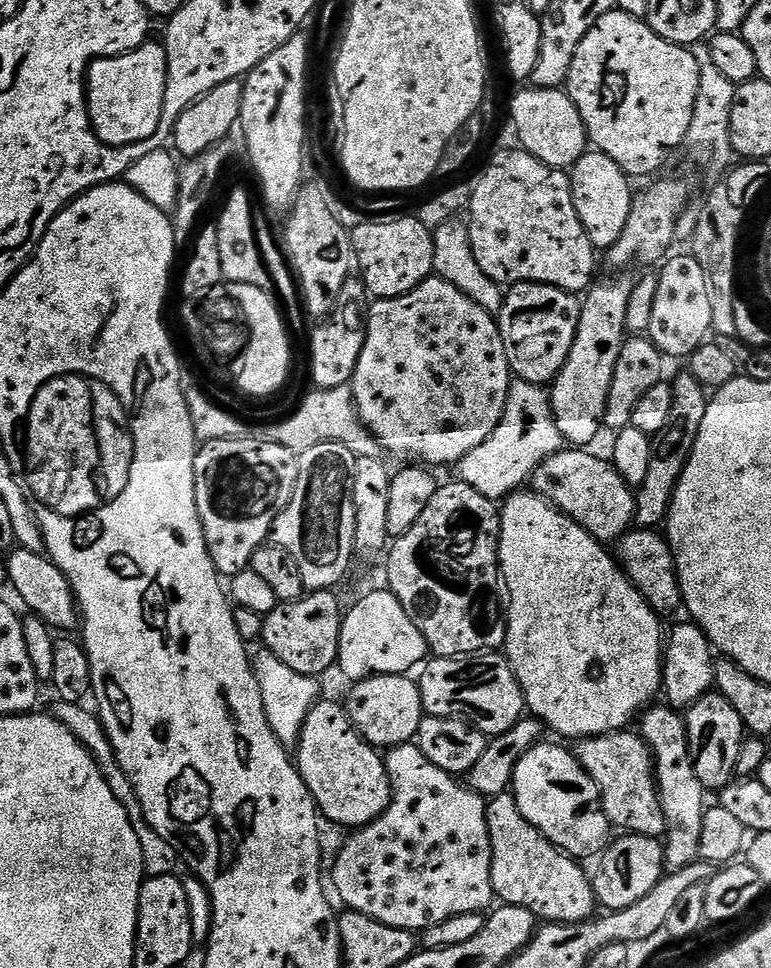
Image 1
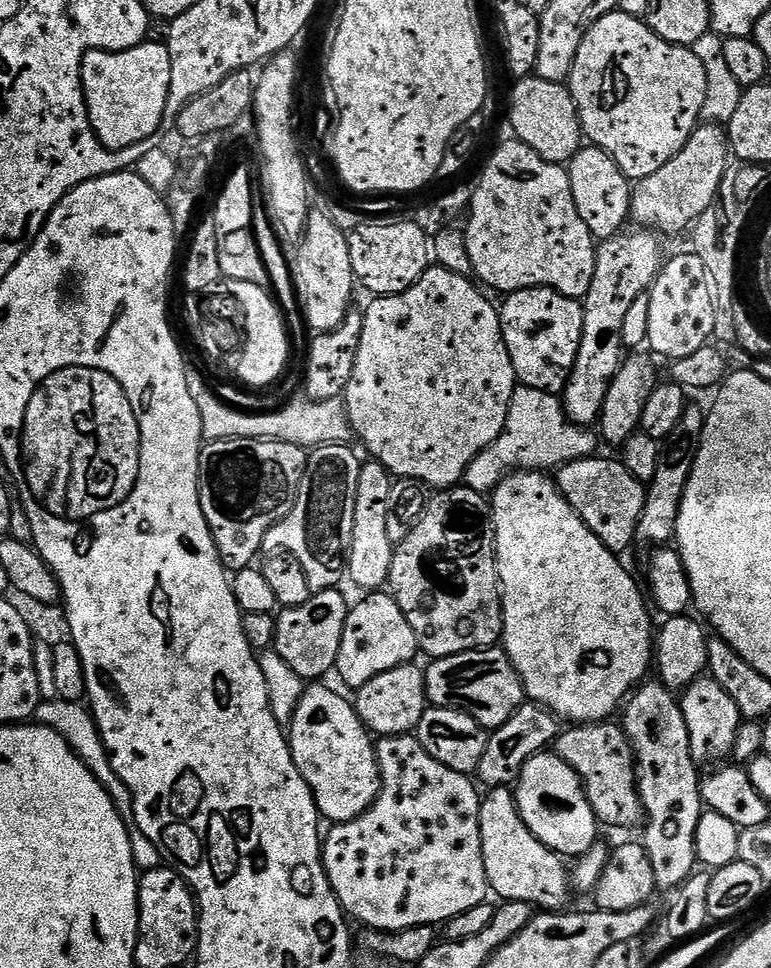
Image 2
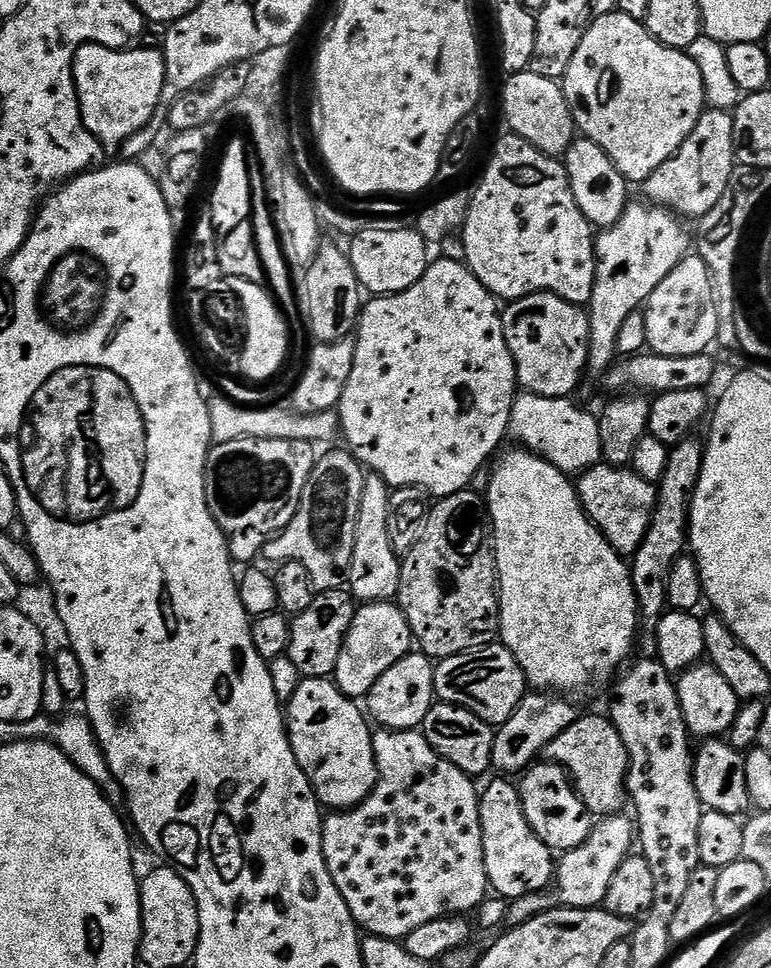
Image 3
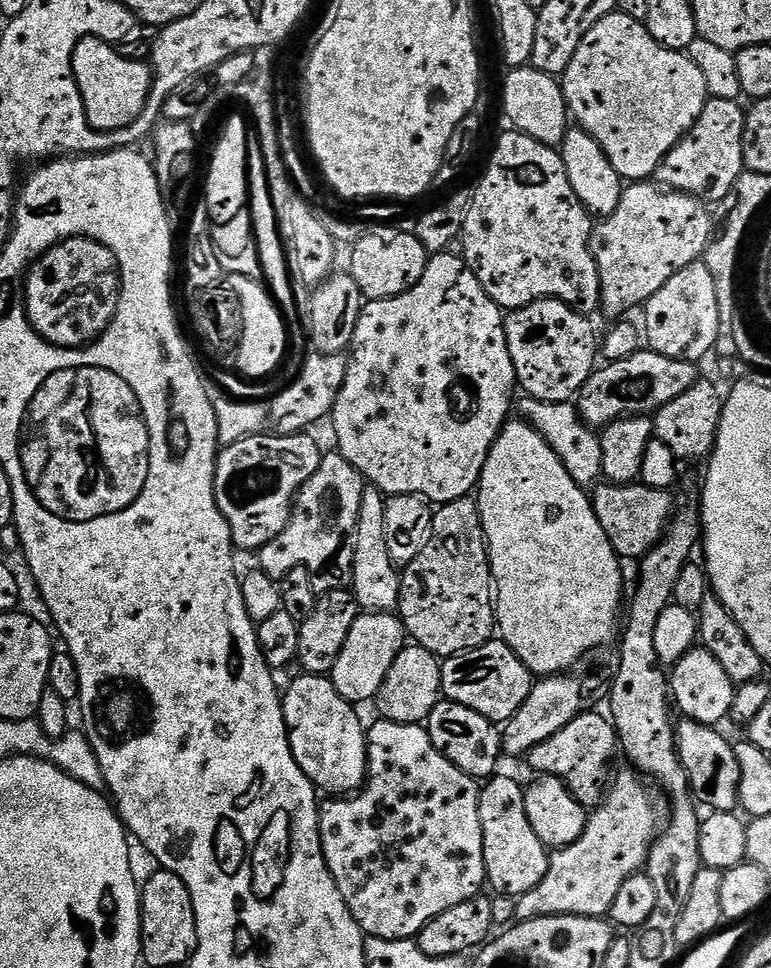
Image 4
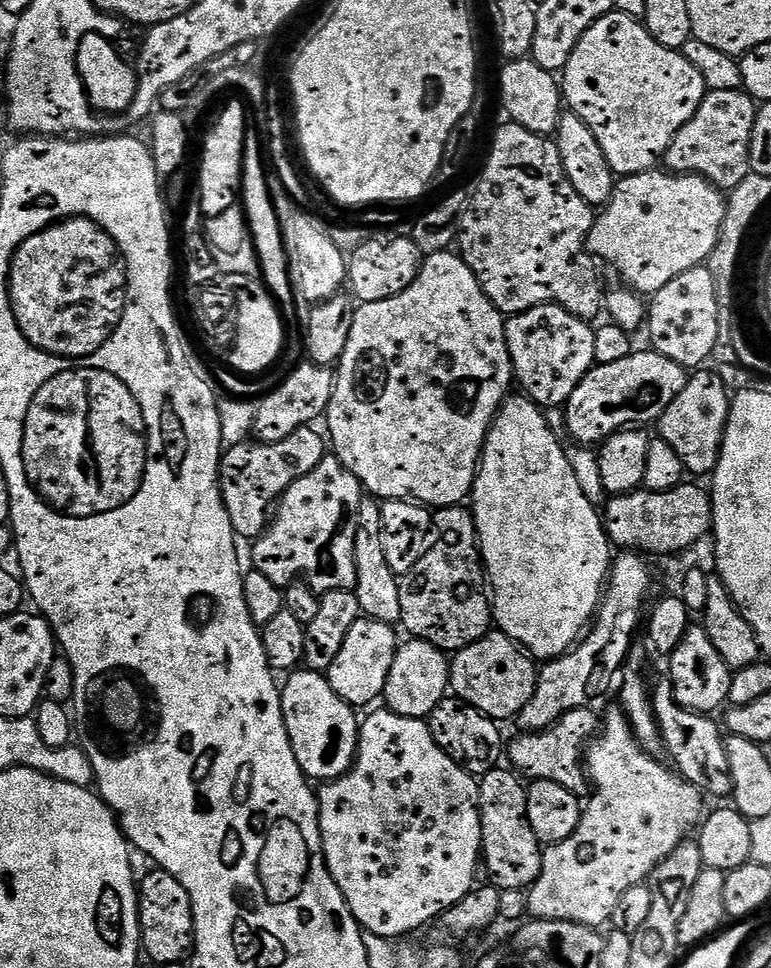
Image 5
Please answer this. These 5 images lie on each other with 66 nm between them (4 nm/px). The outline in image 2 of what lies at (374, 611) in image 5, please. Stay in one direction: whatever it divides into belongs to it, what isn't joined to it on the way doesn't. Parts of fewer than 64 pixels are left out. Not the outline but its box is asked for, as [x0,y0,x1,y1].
[347,460,394,594]

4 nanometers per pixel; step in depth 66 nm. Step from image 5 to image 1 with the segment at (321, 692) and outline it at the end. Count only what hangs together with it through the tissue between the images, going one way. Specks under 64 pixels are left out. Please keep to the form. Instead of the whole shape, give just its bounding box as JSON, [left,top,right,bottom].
[294,698,392,830]

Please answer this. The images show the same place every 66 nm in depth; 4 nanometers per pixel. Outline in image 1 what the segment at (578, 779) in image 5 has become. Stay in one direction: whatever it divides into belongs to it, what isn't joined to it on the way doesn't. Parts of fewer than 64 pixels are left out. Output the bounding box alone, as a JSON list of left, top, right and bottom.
[574,730,666,837]

